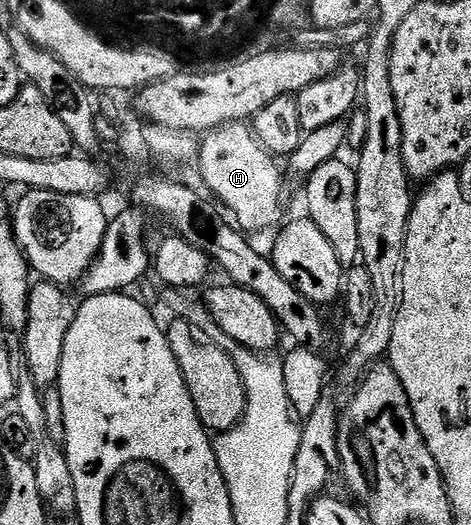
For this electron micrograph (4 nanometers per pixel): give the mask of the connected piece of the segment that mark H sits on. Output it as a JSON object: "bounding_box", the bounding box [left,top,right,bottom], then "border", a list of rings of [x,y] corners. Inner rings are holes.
{"bounding_box":[198,122,284,228],"border":[[[247,122],[225,123],[223,127],[207,132],[198,147],[199,163],[205,185],[232,208],[235,222],[241,228],[268,227],[281,222],[280,190],[284,187],[284,179],[276,164],[279,162],[259,143]]]}

